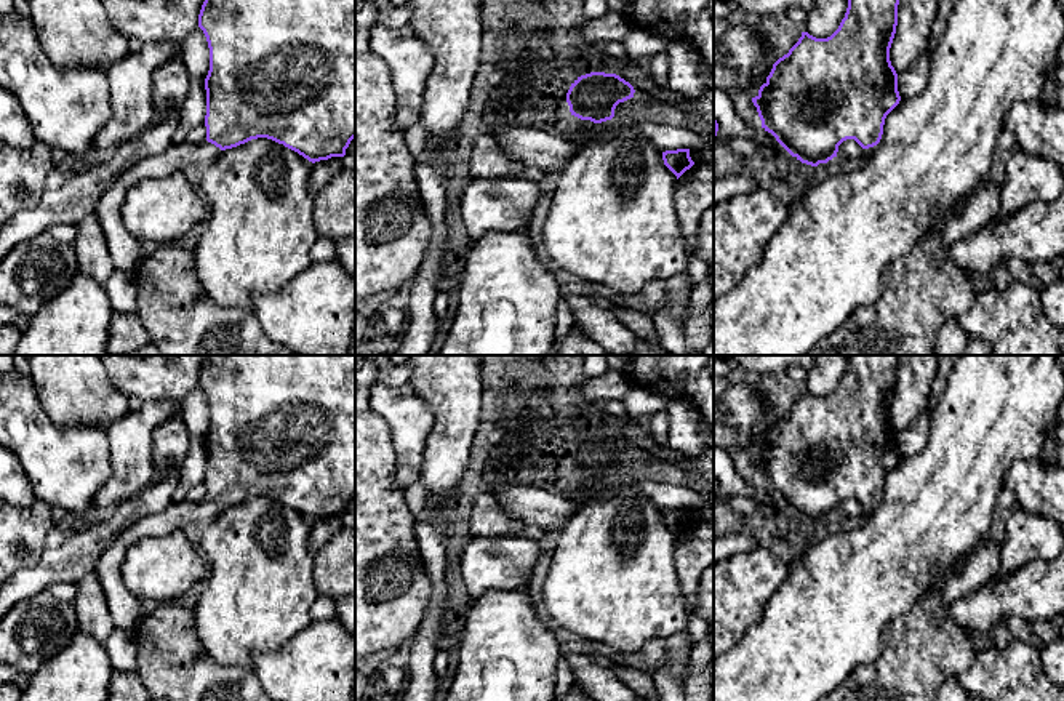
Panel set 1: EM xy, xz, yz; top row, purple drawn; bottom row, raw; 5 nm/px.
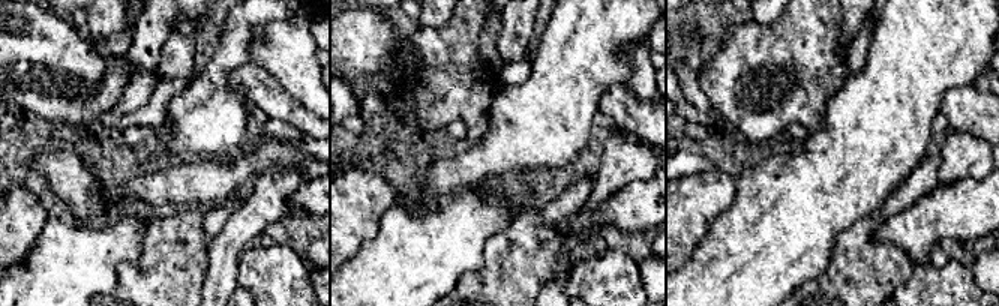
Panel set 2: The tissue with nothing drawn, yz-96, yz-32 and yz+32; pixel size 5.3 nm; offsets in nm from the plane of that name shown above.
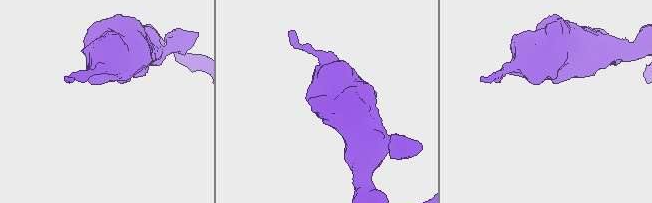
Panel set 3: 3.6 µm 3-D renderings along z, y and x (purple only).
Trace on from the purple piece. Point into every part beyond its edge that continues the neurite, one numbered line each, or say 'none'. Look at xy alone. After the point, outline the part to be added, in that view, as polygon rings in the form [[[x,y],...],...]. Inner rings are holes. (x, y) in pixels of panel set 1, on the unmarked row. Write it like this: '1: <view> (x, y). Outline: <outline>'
1: xy (125, 608). Outline: [[[206,498],[200,503],[171,503],[165,511],[144,517],[130,525],[101,555],[96,565],[96,576],[102,586],[106,602],[115,629],[134,632],[142,618],[142,602],[125,586],[122,565],[126,551],[146,536],[163,536],[176,530],[194,533],[213,522],[221,507]]]

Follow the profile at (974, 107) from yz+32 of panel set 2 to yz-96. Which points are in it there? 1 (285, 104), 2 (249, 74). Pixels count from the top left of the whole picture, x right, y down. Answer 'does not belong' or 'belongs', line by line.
1: belongs
2: belongs

